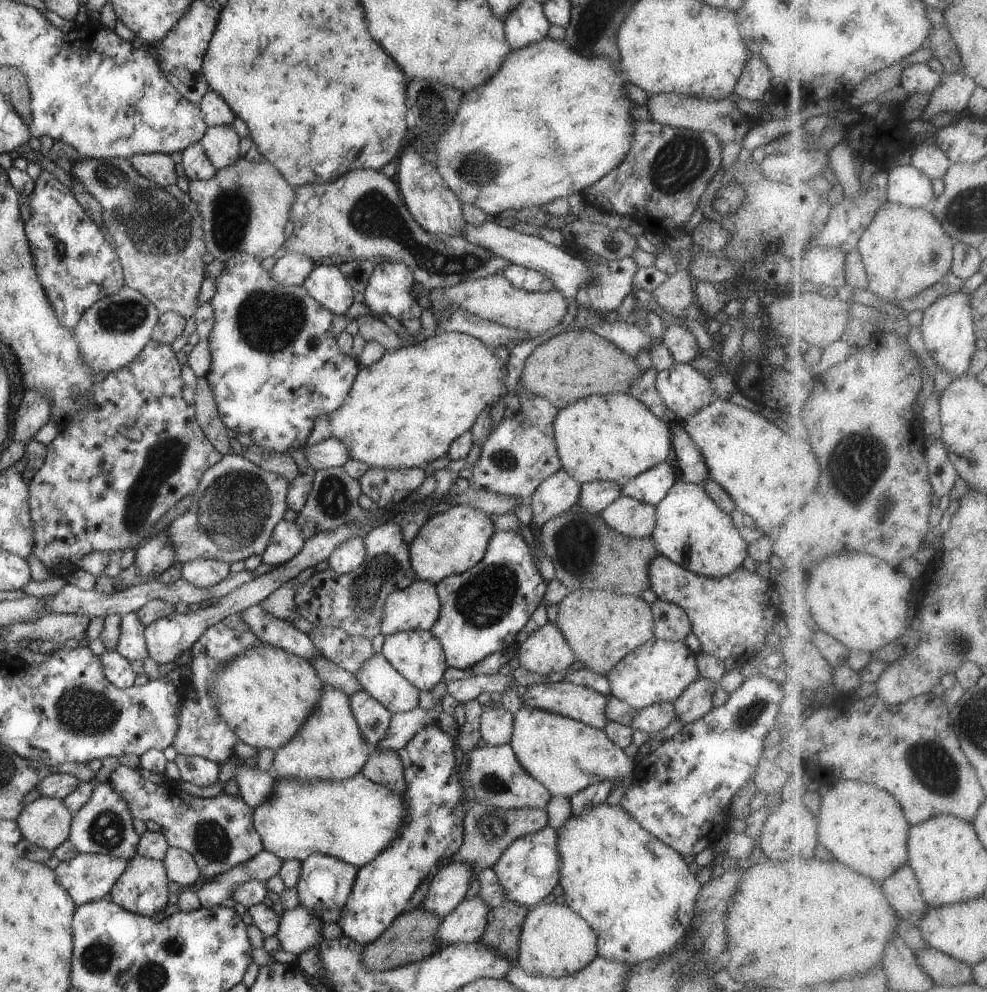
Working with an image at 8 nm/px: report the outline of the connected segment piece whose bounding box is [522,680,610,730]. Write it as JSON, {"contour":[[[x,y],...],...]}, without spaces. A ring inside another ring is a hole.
{"contour":[[[564,680],[557,683],[540,683],[527,687],[527,690],[522,700],[524,700],[524,705],[529,707],[553,712],[600,730],[604,730],[605,726],[610,722],[605,713],[610,696],[606,696],[593,688],[575,685]]]}

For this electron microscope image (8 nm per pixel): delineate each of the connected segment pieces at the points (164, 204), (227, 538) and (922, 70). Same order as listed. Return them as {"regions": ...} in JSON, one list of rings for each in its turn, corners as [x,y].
{"regions":[[[[80,158],[74,163],[70,173],[73,180],[82,183],[85,191],[102,205],[104,224],[114,242],[116,254],[123,268],[125,285],[141,292],[158,309],[159,313],[172,311],[189,319],[200,306],[197,298],[204,280],[204,267],[206,266],[202,261],[202,256],[207,250],[201,216],[196,203],[188,196],[188,193],[182,192],[178,185],[164,188],[144,178],[134,170],[129,159]]],[[[230,452],[201,476],[188,509],[172,520],[167,530],[177,566],[196,559],[214,559],[228,564],[262,554],[273,528],[288,510],[286,495],[290,481],[285,476],[264,470]]],[[[924,59],[921,62],[906,67],[902,73],[902,86],[909,93],[909,96],[916,94],[926,94],[933,92],[940,86],[943,81],[943,75],[932,70],[932,66]]]]}

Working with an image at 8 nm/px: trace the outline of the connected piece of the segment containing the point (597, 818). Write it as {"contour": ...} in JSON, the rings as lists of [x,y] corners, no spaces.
{"contour":[[[606,801],[598,806],[587,808],[583,813],[572,814],[566,820],[565,824],[557,829],[557,851],[561,858],[559,868],[559,884],[564,890],[564,898],[568,905],[578,916],[581,916],[592,927],[597,934],[597,954],[605,959],[612,959],[619,963],[635,965],[643,963],[645,960],[653,959],[662,955],[671,955],[678,947],[681,947],[687,939],[689,930],[694,927],[698,920],[696,916],[695,902],[701,885],[696,876],[688,869],[688,859],[683,857],[677,850],[664,844],[659,838],[652,836],[647,830],[644,830],[639,822],[629,815],[620,805],[610,805]]]}

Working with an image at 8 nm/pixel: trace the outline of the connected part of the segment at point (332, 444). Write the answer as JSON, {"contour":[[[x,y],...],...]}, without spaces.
{"contour":[[[334,435],[314,446],[305,447],[303,454],[315,470],[342,467],[343,464],[352,459],[348,447]]]}

